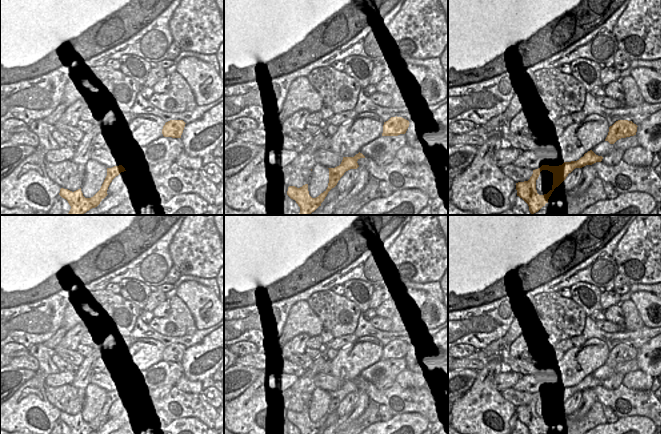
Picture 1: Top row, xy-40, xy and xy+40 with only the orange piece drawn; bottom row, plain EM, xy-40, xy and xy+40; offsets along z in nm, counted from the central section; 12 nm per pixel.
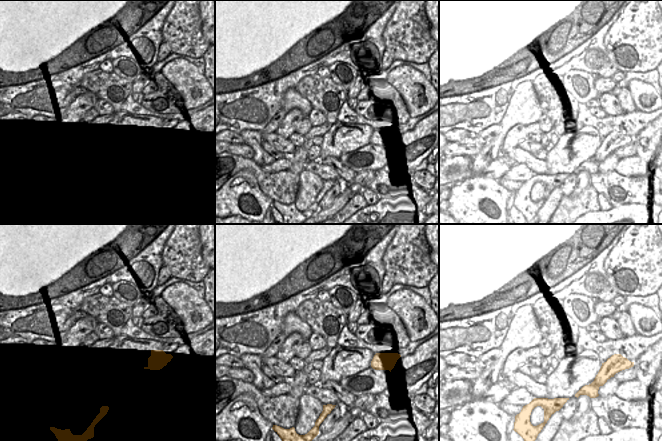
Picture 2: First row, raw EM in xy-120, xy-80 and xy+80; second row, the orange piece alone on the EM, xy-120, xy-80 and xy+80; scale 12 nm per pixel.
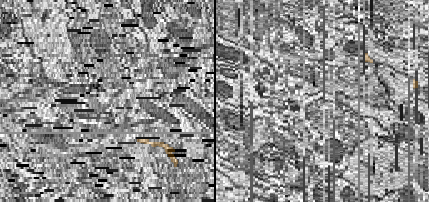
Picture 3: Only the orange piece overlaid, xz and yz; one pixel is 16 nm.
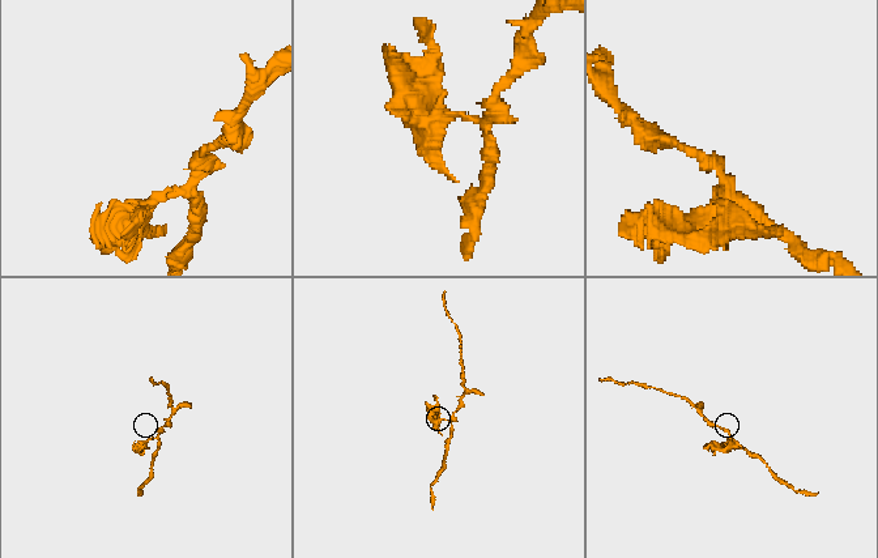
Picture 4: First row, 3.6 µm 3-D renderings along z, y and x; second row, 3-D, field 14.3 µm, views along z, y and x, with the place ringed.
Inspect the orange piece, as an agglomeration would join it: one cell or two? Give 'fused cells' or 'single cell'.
fused cells

